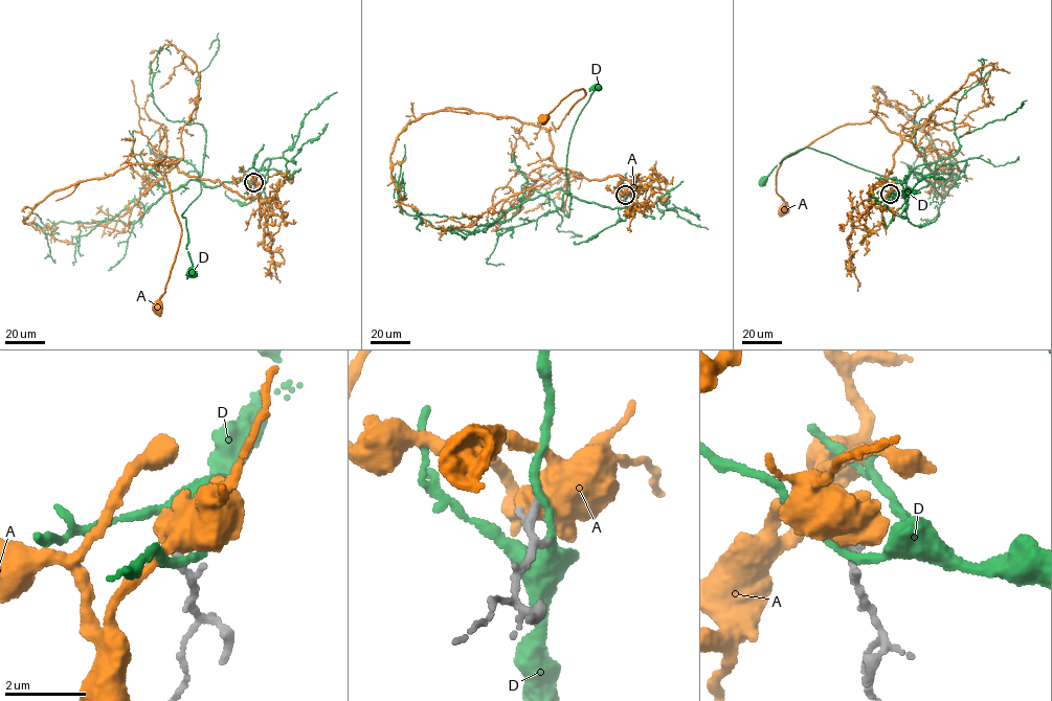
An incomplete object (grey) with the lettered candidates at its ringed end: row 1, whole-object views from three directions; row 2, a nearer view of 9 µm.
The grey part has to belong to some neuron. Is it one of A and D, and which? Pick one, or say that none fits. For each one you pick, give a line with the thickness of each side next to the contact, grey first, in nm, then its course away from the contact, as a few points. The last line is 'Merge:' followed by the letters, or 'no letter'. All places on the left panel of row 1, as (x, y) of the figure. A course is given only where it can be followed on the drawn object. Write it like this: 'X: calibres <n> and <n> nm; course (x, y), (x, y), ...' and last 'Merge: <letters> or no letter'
Merge: no letter

